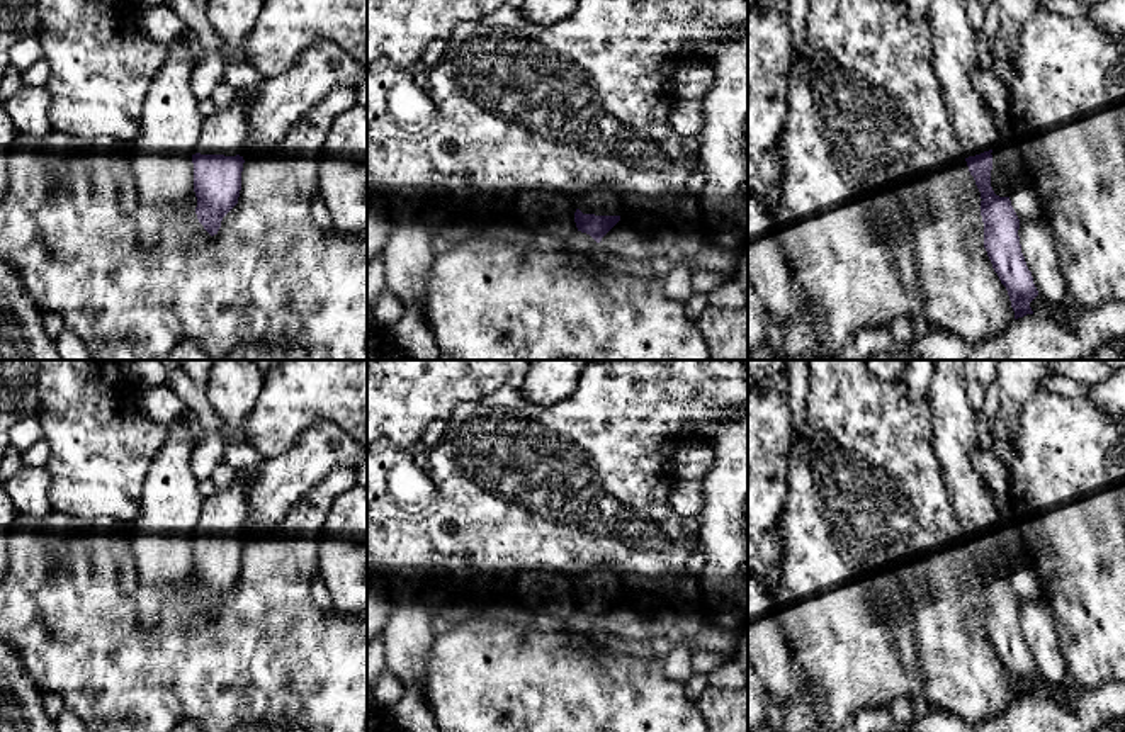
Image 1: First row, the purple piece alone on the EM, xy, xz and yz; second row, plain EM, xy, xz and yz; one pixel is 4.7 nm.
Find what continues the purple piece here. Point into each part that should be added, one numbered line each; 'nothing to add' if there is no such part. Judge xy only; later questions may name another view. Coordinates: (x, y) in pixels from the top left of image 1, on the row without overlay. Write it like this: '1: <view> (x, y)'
1: xy (225, 513)

